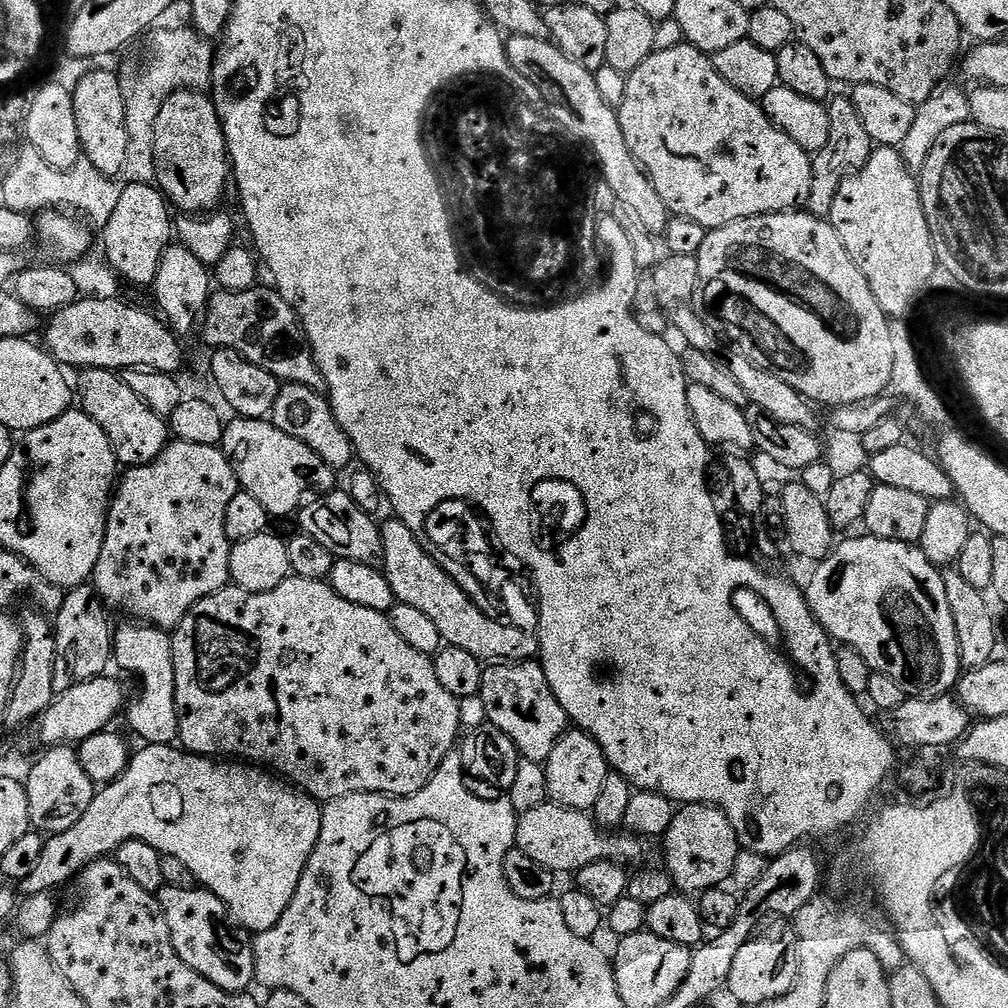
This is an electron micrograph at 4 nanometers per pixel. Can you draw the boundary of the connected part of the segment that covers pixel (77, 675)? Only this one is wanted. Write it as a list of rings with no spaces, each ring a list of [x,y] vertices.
[[[91,586],[74,588],[67,593],[60,612],[54,616],[56,657],[54,658],[54,690],[57,694],[82,682],[105,675],[114,660],[114,628],[108,625],[109,609]]]

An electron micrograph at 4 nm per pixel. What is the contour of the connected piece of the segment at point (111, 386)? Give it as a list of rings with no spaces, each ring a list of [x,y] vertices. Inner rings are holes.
[[[86,368],[79,373],[78,404],[106,434],[117,461],[128,468],[137,468],[143,464],[154,462],[158,454],[170,442],[170,424],[167,419],[150,410],[130,386],[126,386],[123,375],[111,368]]]

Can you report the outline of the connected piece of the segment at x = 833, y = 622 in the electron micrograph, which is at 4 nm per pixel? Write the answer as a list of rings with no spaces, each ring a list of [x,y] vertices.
[[[863,535],[857,540],[841,539],[831,554],[815,565],[816,573],[806,591],[806,603],[812,608],[814,619],[837,645],[858,650],[873,672],[894,678],[905,697],[929,700],[949,695],[960,683],[962,665],[958,630],[954,630],[954,614],[950,614],[950,602],[946,602],[941,569],[931,564],[915,544]]]

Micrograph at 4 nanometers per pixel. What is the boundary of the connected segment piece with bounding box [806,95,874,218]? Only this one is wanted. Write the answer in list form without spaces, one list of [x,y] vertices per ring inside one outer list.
[[[847,95],[838,96],[827,105],[830,138],[824,149],[812,156],[812,185],[806,208],[821,218],[831,217],[834,198],[840,194],[840,187],[866,166],[874,151],[870,134],[866,134],[866,126],[862,126],[862,118],[858,118],[858,110],[854,110],[854,102]]]

